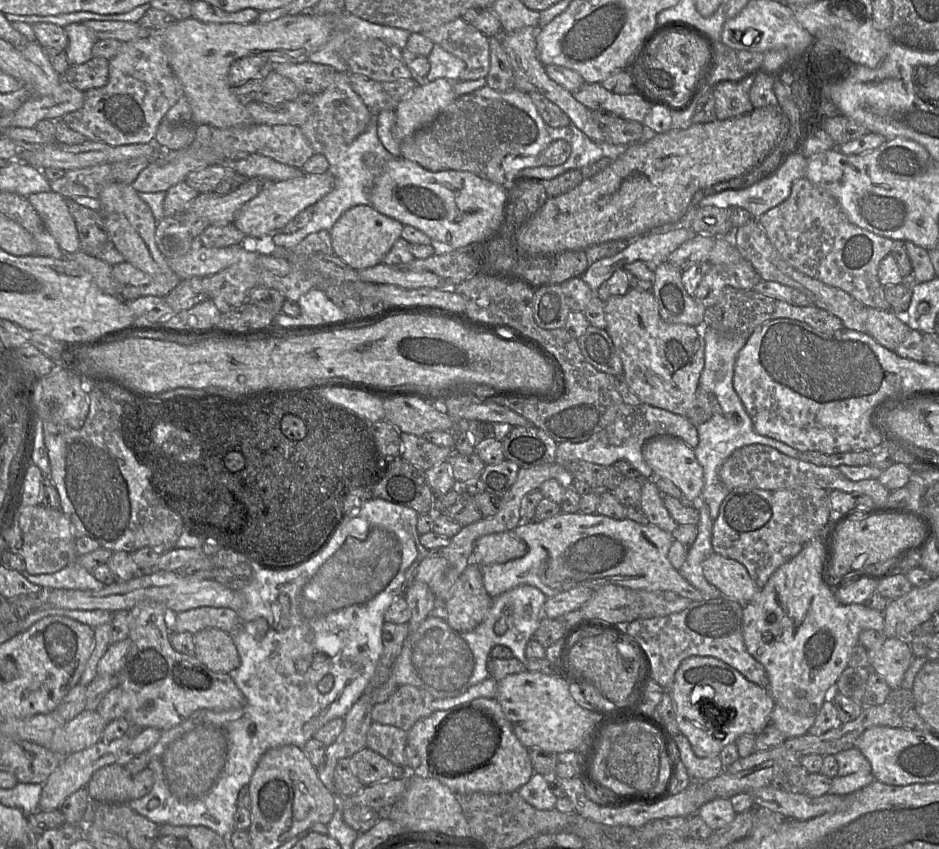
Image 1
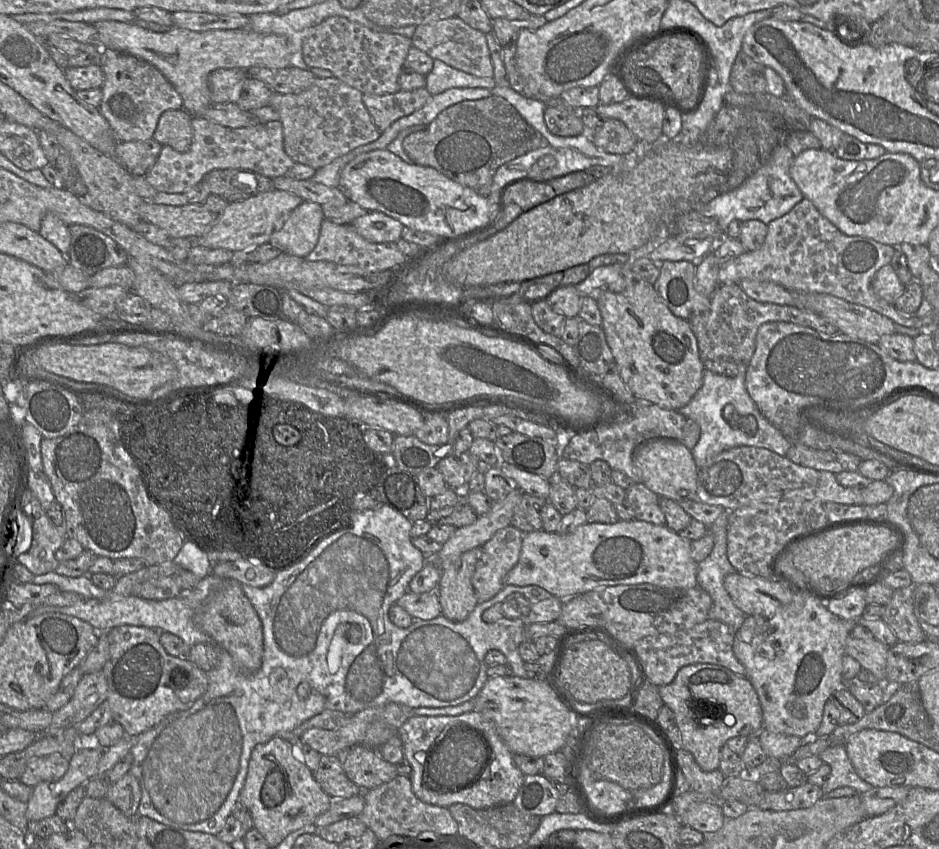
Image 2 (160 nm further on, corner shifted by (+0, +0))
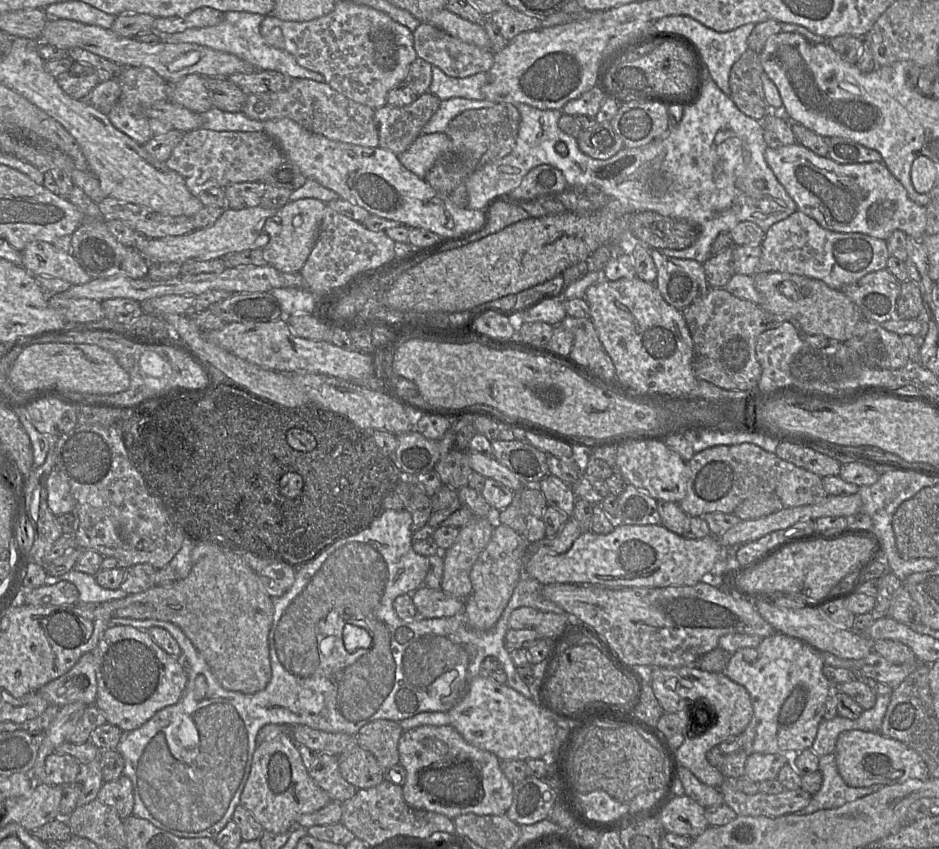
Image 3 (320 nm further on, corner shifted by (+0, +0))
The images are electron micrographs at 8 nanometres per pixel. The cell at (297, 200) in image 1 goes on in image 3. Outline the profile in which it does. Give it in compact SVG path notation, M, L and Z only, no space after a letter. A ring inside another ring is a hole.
M262 207L245 208L242 210L226 208L211 226L194 230L181 236L147 239L143 242L139 252L149 263L175 262L183 264L189 260L209 261L222 258L231 252L262 248L269 240L268 234L264 232L266 221L277 210Z

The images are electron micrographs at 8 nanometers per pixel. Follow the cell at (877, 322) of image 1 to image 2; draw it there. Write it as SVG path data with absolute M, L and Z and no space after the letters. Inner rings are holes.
M804 291L791 292L795 299L794 306L829 319L837 326L841 333L862 339L872 344L877 344L883 335L893 334L896 332L895 323L891 319L863 305L851 303L844 299L824 293Z

